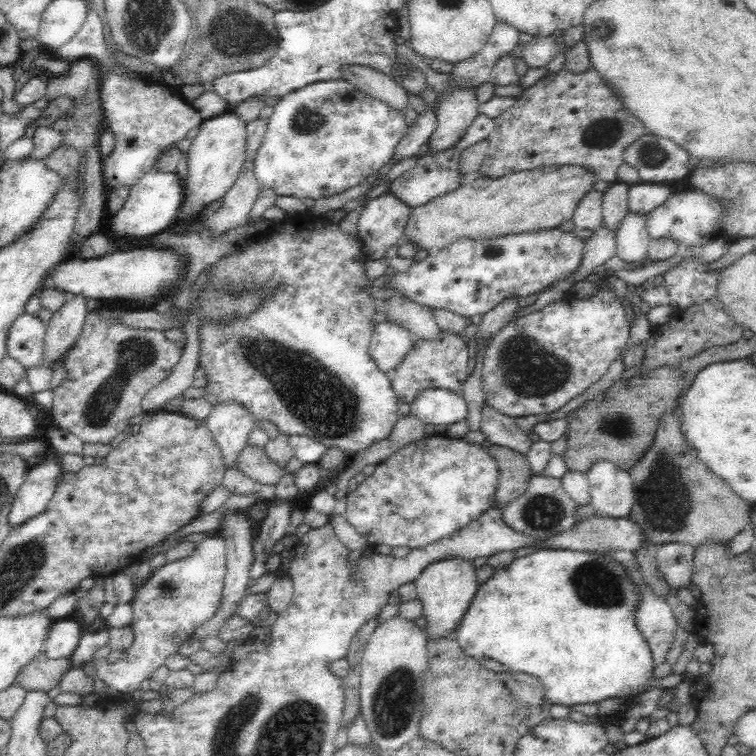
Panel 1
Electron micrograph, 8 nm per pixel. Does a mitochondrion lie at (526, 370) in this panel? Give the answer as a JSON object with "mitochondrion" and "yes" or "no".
{"mitochondrion":"yes"}

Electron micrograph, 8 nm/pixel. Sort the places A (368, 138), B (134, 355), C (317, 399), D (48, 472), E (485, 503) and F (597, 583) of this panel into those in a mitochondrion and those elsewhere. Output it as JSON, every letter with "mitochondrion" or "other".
{"A":"other","B":"mitochondrion","C":"mitochondrion","D":"other","E":"other","F":"mitochondrion"}

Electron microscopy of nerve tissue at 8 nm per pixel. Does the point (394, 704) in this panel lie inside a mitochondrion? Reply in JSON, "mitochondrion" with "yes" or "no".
{"mitochondrion":"yes"}

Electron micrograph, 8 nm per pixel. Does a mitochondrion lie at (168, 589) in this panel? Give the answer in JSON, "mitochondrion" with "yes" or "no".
{"mitochondrion":"yes"}

